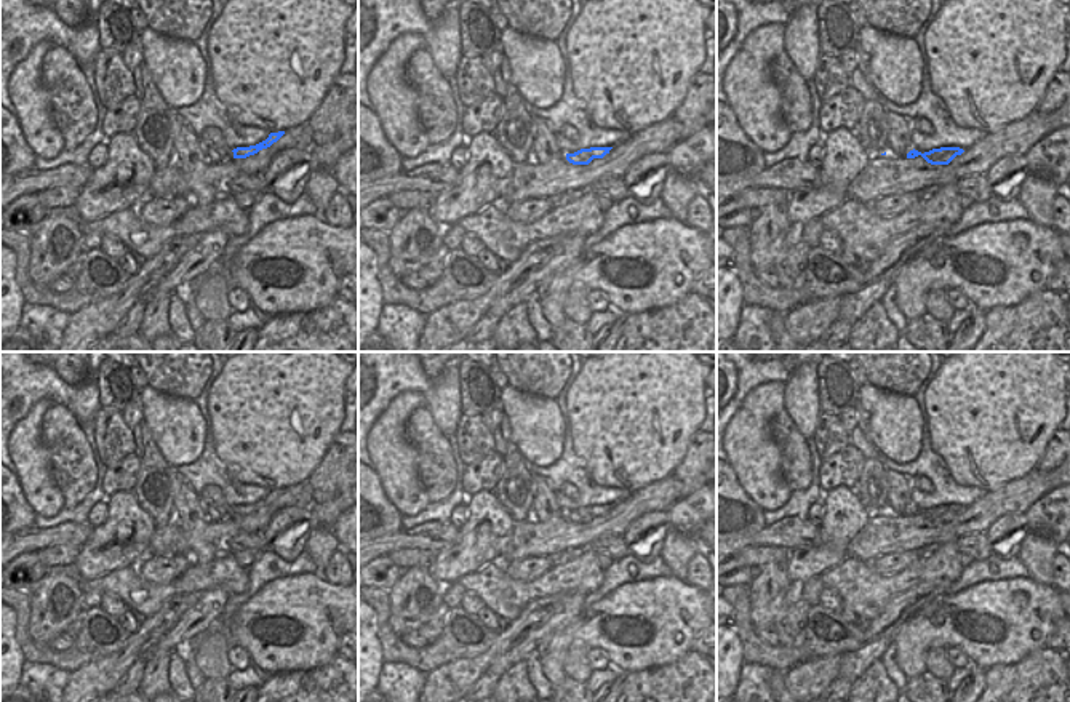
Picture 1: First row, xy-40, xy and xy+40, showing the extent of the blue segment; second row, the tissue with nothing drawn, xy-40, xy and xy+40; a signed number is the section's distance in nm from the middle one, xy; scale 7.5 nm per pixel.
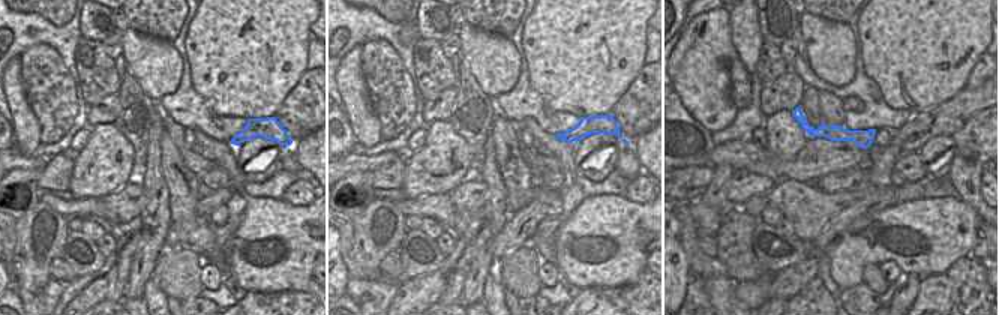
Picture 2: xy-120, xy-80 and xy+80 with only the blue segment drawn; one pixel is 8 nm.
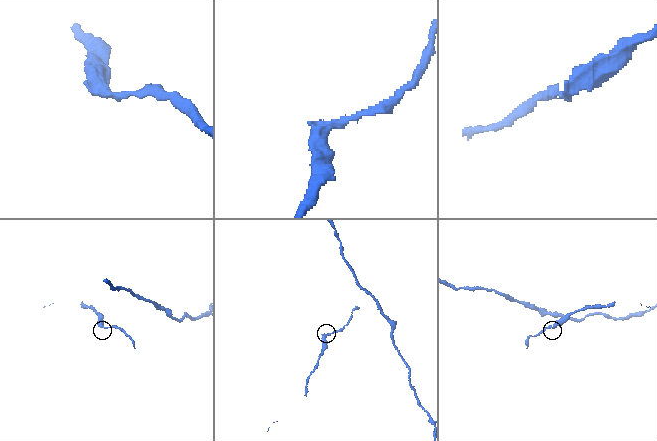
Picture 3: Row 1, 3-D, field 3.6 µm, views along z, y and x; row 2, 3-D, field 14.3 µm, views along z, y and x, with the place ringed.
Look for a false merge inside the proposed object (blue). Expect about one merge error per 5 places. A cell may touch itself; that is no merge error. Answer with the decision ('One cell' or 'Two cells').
One cell.

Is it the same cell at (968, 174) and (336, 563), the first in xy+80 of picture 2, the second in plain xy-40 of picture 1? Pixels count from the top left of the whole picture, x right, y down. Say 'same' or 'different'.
different

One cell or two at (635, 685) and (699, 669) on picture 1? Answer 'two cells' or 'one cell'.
one cell

